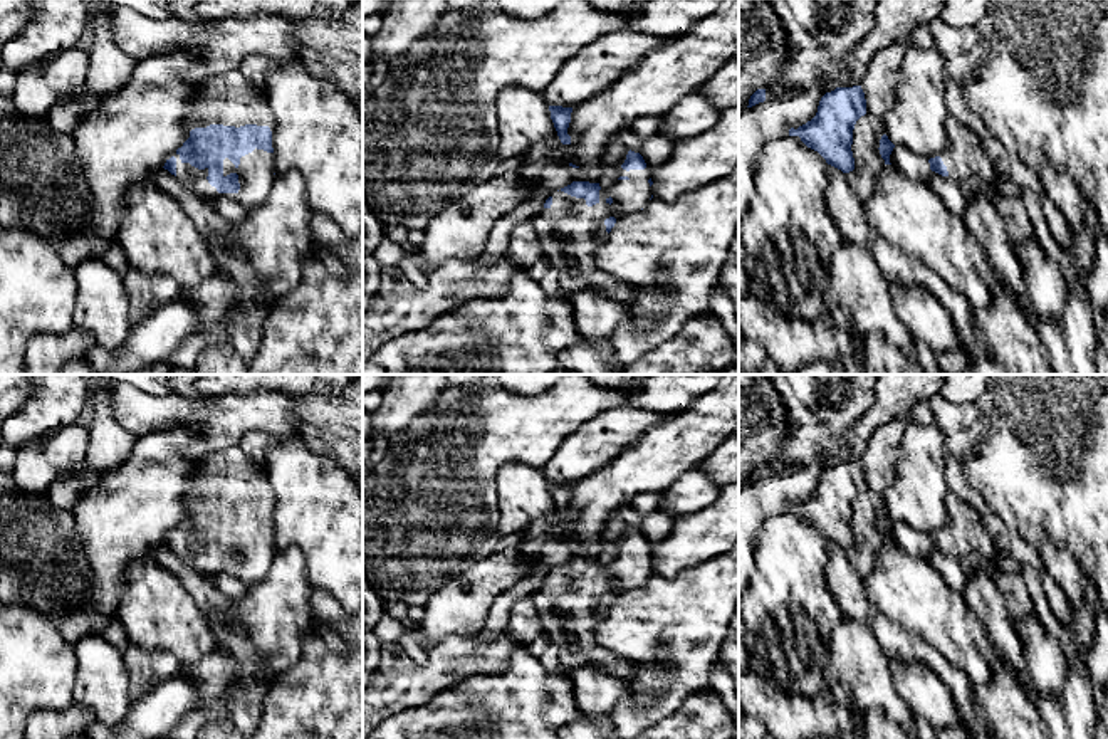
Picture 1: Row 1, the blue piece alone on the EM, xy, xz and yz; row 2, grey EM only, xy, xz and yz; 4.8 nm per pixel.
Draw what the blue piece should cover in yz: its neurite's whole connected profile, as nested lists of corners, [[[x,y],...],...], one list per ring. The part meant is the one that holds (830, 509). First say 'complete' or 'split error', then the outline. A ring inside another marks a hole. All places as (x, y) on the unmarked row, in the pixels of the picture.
complete; [[[861,462],[836,464],[821,474],[816,492],[797,506],[791,504],[789,512],[799,512],[828,541],[849,549],[855,546],[853,506],[865,490],[866,475]]]

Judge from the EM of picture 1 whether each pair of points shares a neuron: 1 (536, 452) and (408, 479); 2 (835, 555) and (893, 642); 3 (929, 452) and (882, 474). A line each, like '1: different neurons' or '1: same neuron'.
1: same neuron
2: same neuron
3: different neurons

